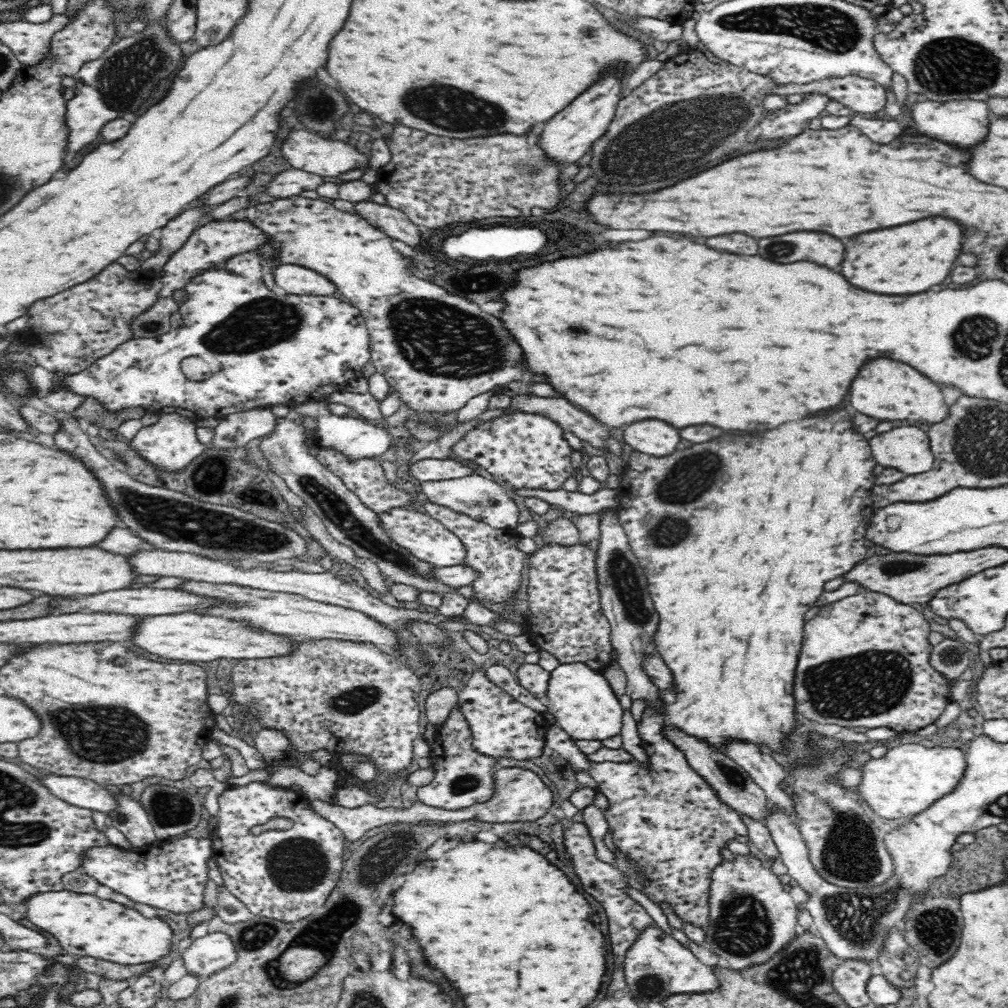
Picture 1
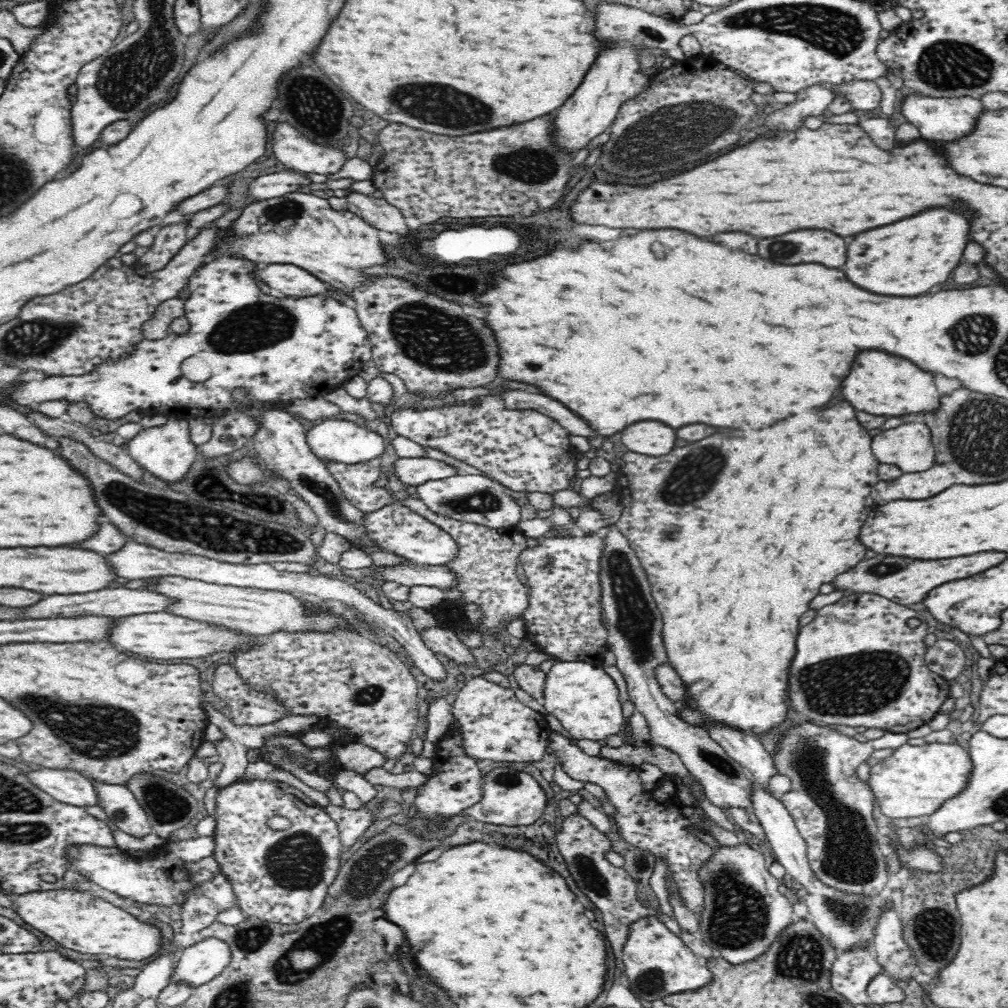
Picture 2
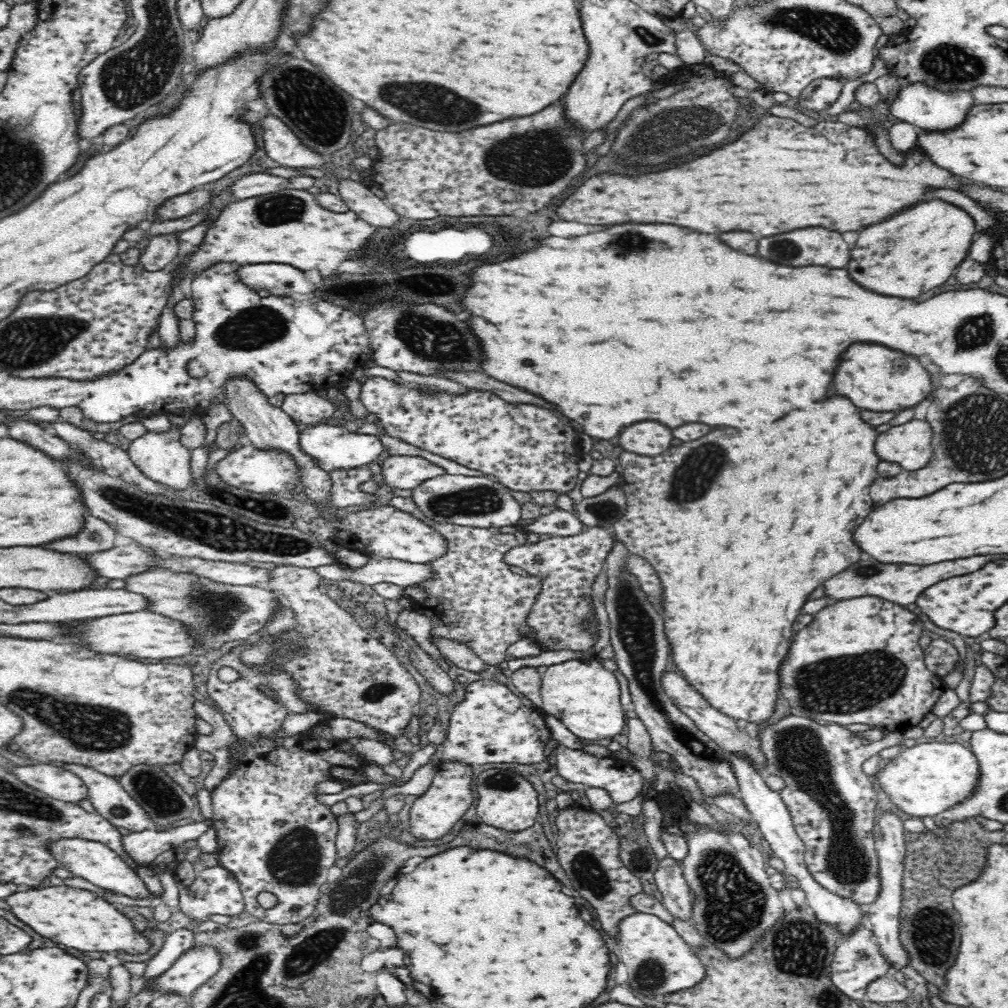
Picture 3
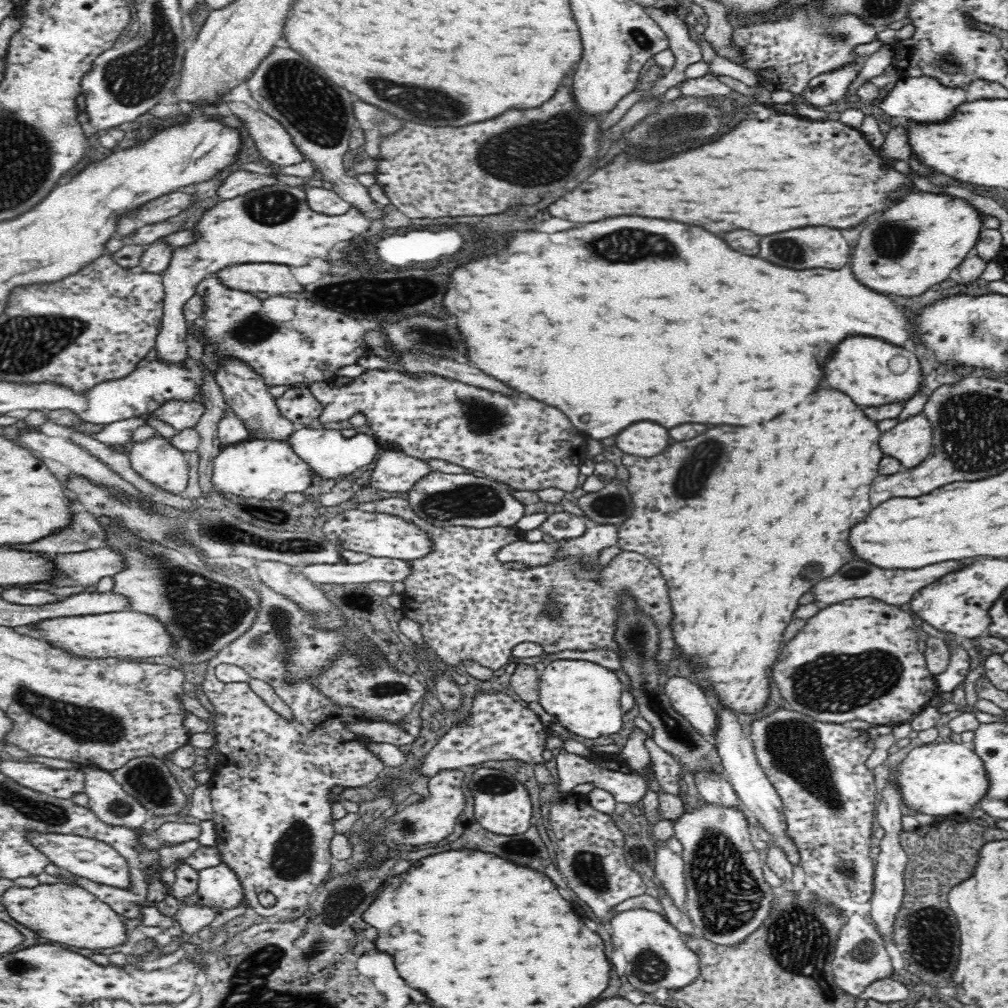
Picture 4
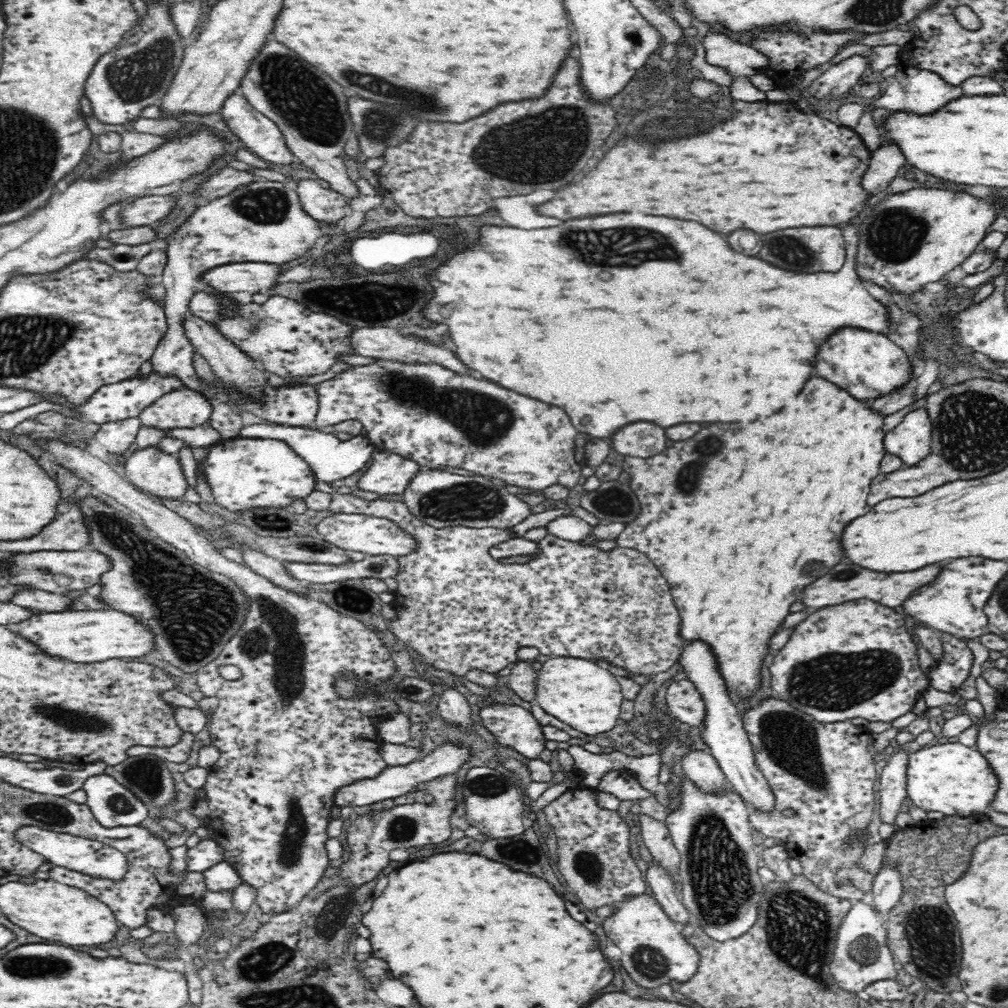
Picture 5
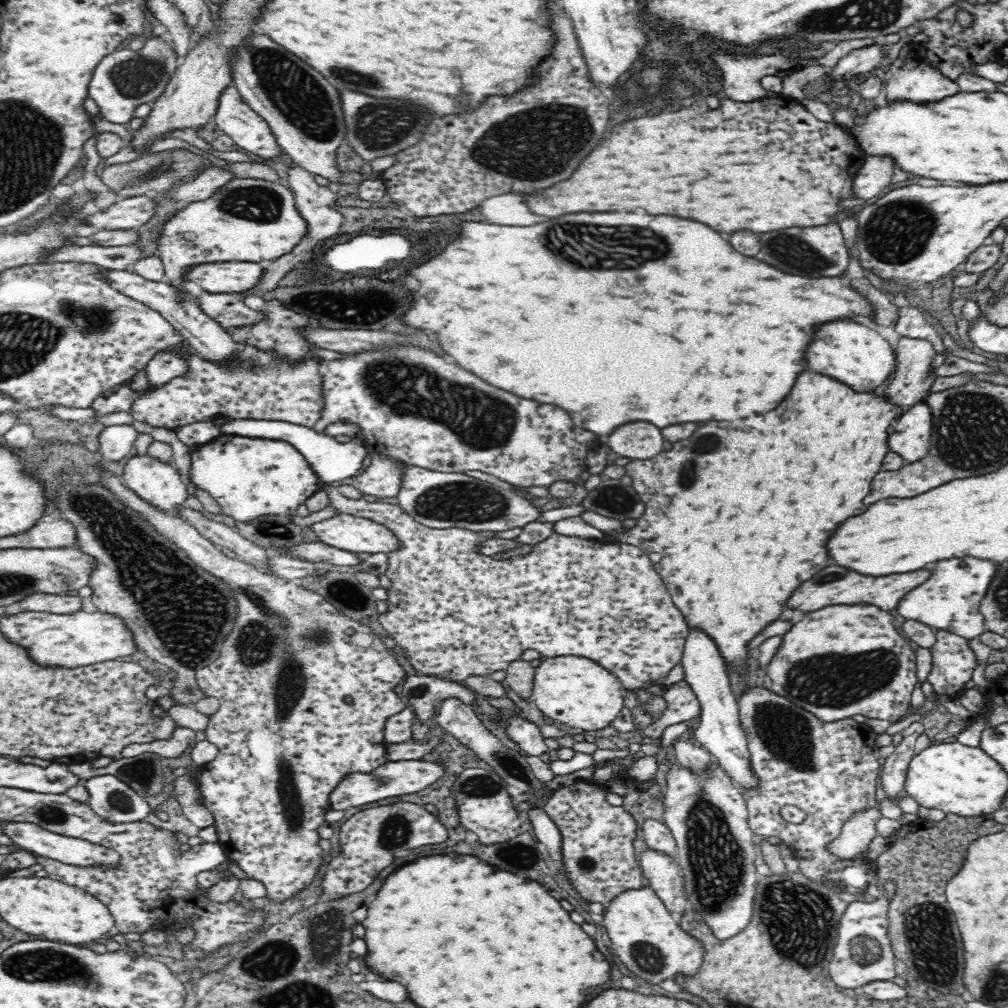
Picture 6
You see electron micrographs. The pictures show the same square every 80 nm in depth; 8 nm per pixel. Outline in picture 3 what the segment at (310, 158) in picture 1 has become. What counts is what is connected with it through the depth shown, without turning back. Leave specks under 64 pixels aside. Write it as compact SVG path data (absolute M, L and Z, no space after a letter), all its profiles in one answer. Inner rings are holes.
M266 116L260 120L260 136L263 148L270 159L282 167L322 168L326 166L324 155L320 155L302 145L302 141L278 118Z

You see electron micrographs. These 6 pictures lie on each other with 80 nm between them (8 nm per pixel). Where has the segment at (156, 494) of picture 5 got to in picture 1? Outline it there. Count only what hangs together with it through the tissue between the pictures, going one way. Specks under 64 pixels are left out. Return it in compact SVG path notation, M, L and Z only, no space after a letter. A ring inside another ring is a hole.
M164 414L159 422L142 427L130 441L130 447L150 465L168 473L175 473L186 468L196 457L205 451L205 444L196 437L196 425L180 414Z

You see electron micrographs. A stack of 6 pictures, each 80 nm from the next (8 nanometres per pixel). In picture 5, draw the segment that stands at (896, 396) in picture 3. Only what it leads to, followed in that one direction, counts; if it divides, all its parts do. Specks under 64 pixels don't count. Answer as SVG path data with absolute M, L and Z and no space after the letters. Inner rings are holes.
M842 328L828 338L816 354L816 376L822 376L836 386L848 390L854 398L868 400L892 392L908 382L910 369L902 348L891 342L882 332L868 332L858 328Z

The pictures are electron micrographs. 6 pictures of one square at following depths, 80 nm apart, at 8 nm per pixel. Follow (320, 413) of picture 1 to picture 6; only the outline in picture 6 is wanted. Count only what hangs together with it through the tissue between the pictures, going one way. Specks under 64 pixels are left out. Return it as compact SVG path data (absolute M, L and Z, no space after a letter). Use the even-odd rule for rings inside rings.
M230 419L222 425L216 425L216 427L220 429L220 432L226 434L289 442L304 455L314 472L319 475L322 483L338 482L338 480L349 481L362 468L362 460L366 458L366 453L370 448L369 444L360 436L347 443L340 443L334 437L324 435L324 433L318 434L311 428L290 422Z

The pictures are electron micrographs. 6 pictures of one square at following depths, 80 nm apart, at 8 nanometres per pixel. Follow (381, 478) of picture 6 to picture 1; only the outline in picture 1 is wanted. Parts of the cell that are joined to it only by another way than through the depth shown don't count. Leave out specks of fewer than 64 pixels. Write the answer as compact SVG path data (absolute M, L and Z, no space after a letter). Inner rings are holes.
M426 458L407 464L407 472L409 476L423 483L470 476L474 470L460 460Z

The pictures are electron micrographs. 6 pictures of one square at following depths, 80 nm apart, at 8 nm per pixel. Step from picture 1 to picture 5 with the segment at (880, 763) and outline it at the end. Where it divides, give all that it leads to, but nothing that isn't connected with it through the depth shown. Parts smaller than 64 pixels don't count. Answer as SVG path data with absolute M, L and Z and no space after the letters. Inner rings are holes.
M959 742L938 743L930 747L922 747L910 755L907 770L907 796L925 812L942 812L945 816L979 816L985 817L986 808L990 808L996 792L998 792L998 777L988 759L975 747L964 746Z

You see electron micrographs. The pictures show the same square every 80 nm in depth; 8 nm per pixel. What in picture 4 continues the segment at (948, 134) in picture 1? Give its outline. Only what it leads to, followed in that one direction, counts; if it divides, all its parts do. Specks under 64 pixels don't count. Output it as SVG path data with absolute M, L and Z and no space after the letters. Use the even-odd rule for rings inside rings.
M906 76L896 80L894 87L875 106L890 116L902 116L906 120L940 122L950 118L956 112L956 106L962 102L966 102L966 91L963 88L944 86L932 76Z

